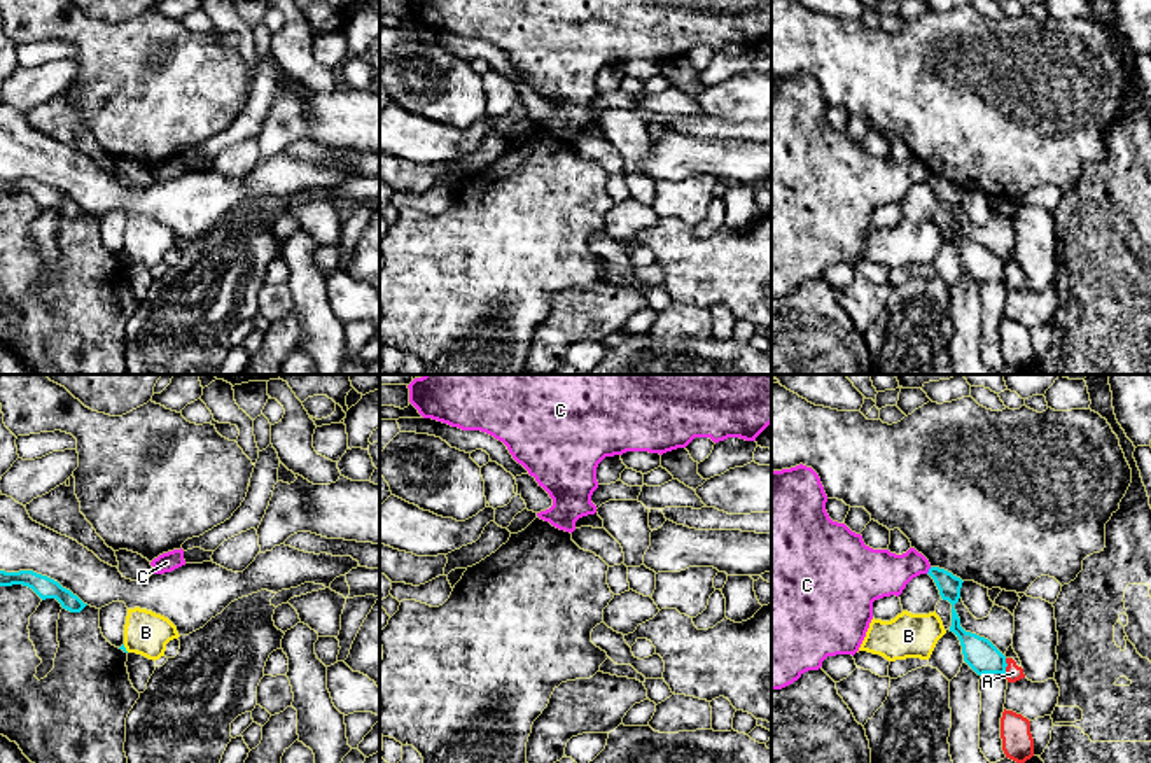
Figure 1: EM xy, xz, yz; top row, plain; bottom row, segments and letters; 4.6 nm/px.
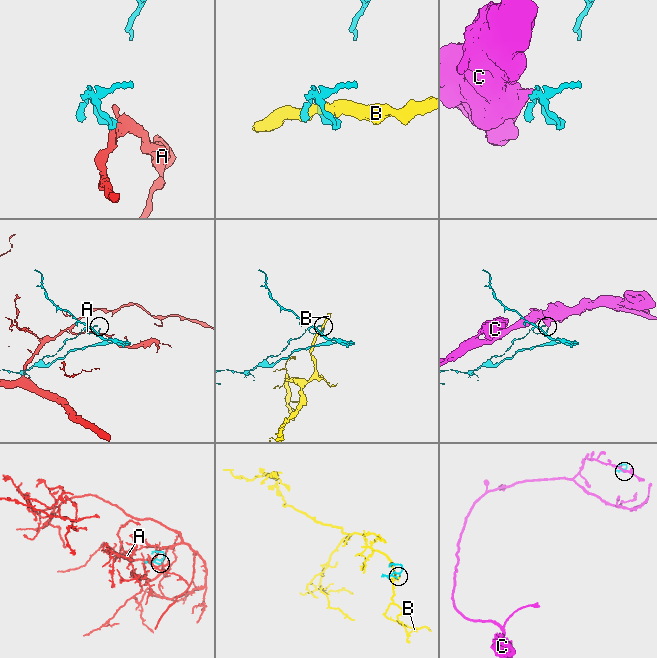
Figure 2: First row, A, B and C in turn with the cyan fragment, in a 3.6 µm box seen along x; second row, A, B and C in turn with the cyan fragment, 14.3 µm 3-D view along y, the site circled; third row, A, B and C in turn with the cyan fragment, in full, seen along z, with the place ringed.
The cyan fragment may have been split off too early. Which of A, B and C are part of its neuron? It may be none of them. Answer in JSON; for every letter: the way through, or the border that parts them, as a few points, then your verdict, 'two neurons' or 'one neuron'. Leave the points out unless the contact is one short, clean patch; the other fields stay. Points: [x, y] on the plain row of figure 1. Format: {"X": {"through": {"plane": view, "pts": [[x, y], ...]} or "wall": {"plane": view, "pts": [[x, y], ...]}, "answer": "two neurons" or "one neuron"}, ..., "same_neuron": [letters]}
{"A": {"wall": {"plane": "yz", "pts": [[1006, 266], [1006, 279], [1003, 282]]}, "answer": "two neurons"}, "B": {"answer": "two neurons"}, "C": {"wall": {"plane": "yz", "pts": [[931, 175], [926, 181]]}, "answer": "two neurons"}, "same_neuron": []}

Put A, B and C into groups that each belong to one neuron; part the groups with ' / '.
A / B / C

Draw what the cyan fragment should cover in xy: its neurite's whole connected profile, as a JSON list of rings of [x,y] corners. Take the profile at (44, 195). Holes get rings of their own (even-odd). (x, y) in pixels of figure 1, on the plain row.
[[[0,178],[0,194],[23,192],[31,196],[42,208],[56,206],[63,217],[70,220],[80,220],[87,212],[84,212],[70,198],[63,196],[58,189],[37,182],[33,178],[5,180]]]

